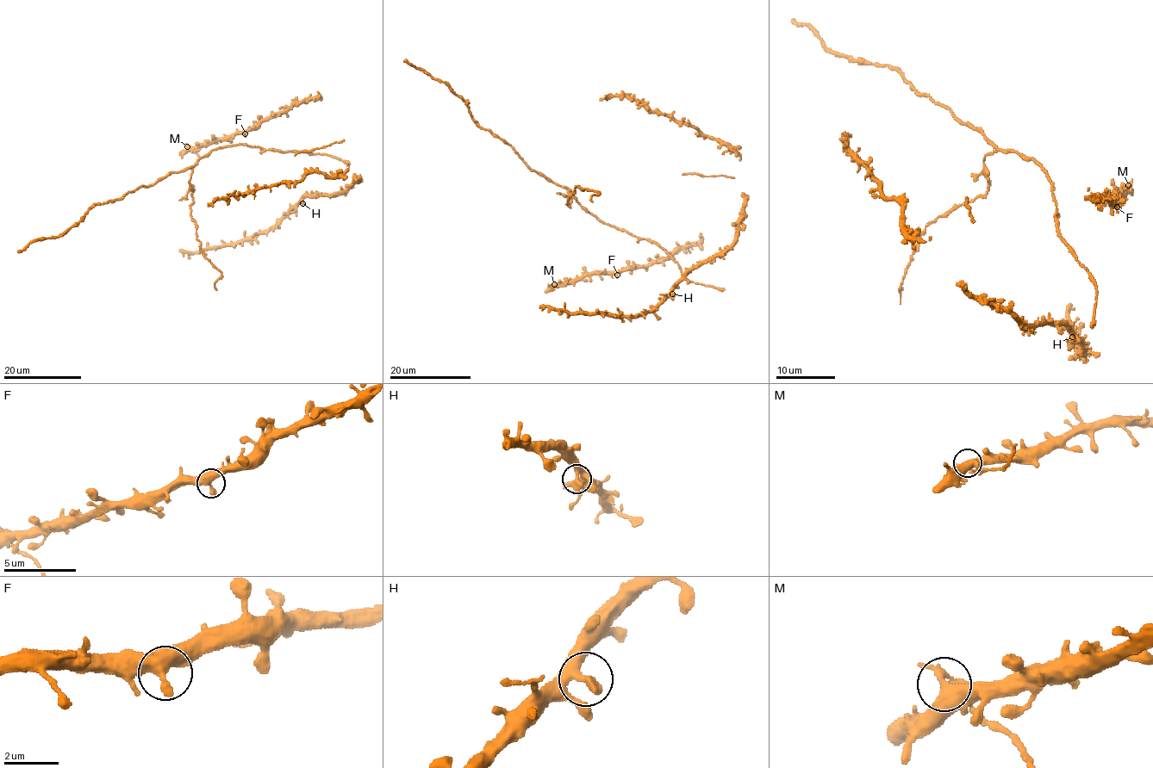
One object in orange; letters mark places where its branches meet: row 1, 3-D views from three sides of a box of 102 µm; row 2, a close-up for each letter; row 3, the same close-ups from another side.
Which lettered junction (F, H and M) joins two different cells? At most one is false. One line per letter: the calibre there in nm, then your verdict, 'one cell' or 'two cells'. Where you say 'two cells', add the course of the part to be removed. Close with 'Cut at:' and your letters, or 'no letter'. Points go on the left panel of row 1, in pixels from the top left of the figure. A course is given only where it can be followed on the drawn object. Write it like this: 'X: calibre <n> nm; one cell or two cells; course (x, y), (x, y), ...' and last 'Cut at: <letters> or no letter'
F: calibre 500 nm; one cell
H: calibre 440 nm; one cell
M: calibre 480 nm; two cells; course (187, 146), (200, 159)
Cut at: M

